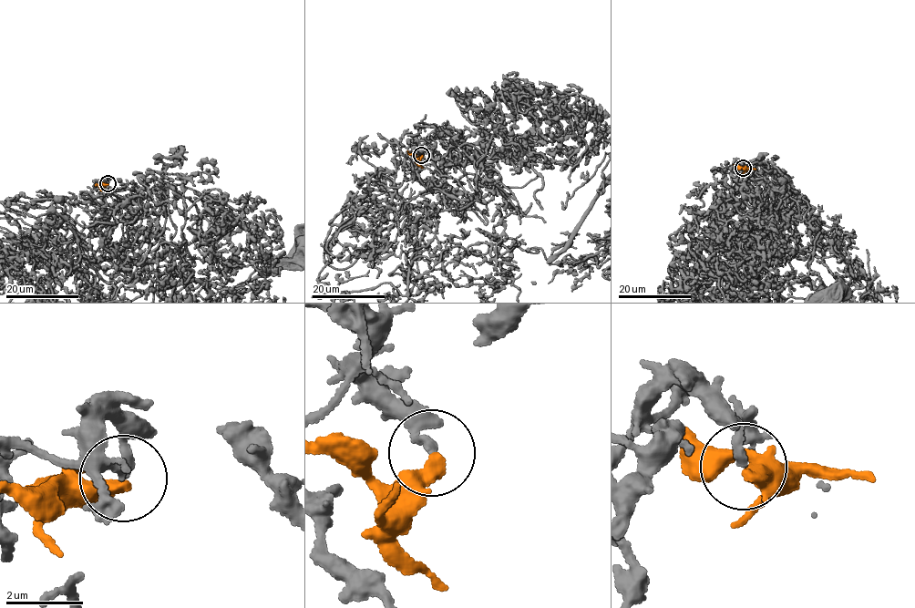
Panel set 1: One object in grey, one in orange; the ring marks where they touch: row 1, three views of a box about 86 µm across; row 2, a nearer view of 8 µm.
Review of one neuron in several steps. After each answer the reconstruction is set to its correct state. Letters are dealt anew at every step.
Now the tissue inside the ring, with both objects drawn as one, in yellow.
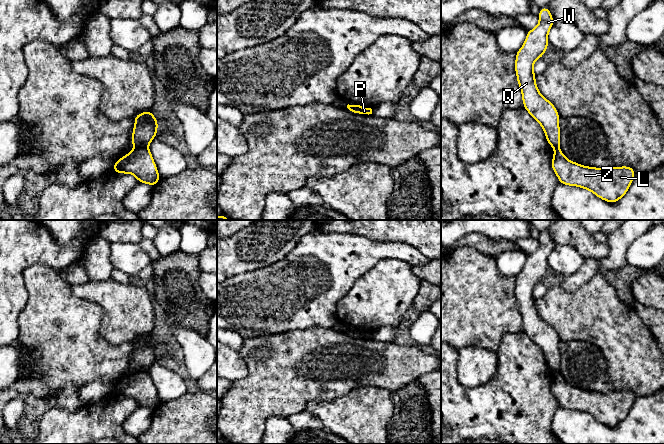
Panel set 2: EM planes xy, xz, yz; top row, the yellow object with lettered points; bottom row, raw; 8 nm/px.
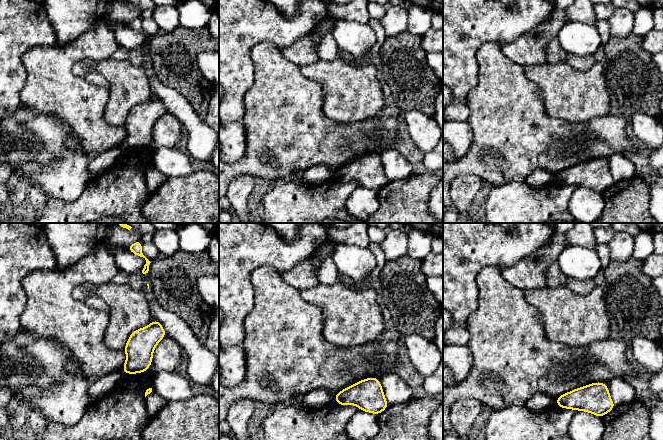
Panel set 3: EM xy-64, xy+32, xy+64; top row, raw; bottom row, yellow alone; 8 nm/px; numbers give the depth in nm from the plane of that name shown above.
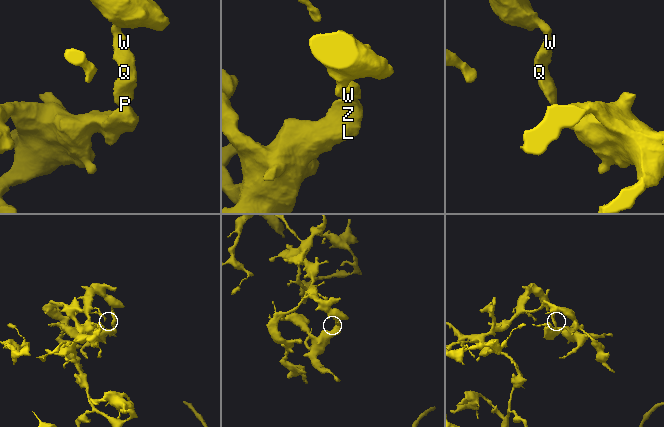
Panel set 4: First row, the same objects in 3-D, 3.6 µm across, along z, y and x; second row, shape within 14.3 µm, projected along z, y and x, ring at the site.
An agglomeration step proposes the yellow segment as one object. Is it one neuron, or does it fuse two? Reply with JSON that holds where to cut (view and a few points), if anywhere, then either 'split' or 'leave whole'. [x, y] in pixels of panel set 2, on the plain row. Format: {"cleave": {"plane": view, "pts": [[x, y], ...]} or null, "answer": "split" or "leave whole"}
{"cleave": {"plane": "xy", "pts": [[136, 370], [147, 371]]}, "answer": "split"}

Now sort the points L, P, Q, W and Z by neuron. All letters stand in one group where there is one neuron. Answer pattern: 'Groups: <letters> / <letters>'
Groups: L Z / P Q W

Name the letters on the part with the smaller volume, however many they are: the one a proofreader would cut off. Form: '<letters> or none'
L, Z

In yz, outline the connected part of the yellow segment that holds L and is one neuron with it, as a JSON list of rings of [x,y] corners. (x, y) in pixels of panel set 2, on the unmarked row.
[[[559,371],[554,372],[551,391],[560,408],[587,413],[611,428],[628,416],[636,398],[630,390],[601,393],[578,388],[567,383]]]

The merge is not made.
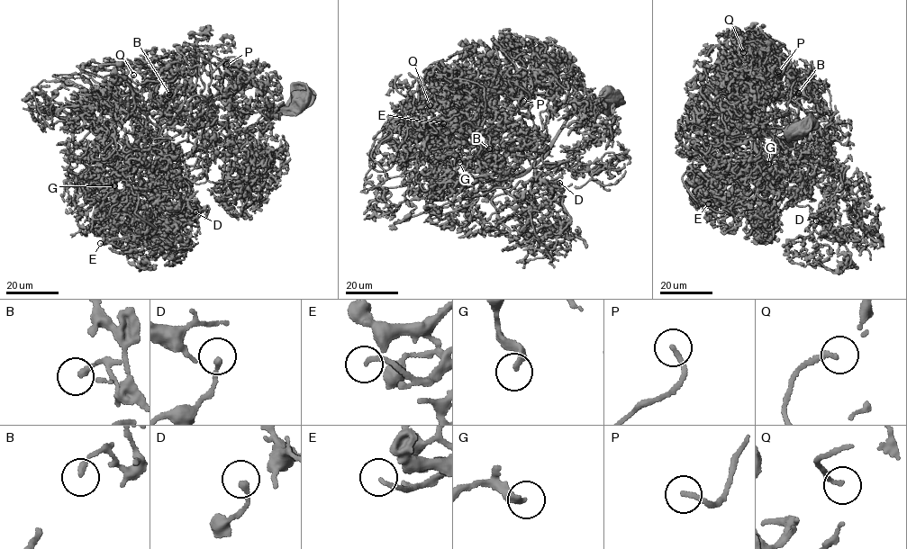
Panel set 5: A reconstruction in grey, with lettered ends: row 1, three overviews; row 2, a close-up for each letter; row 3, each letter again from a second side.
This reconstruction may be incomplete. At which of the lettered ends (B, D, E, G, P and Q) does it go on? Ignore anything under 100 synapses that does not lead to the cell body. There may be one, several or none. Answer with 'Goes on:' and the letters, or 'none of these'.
Goes on: P, Q

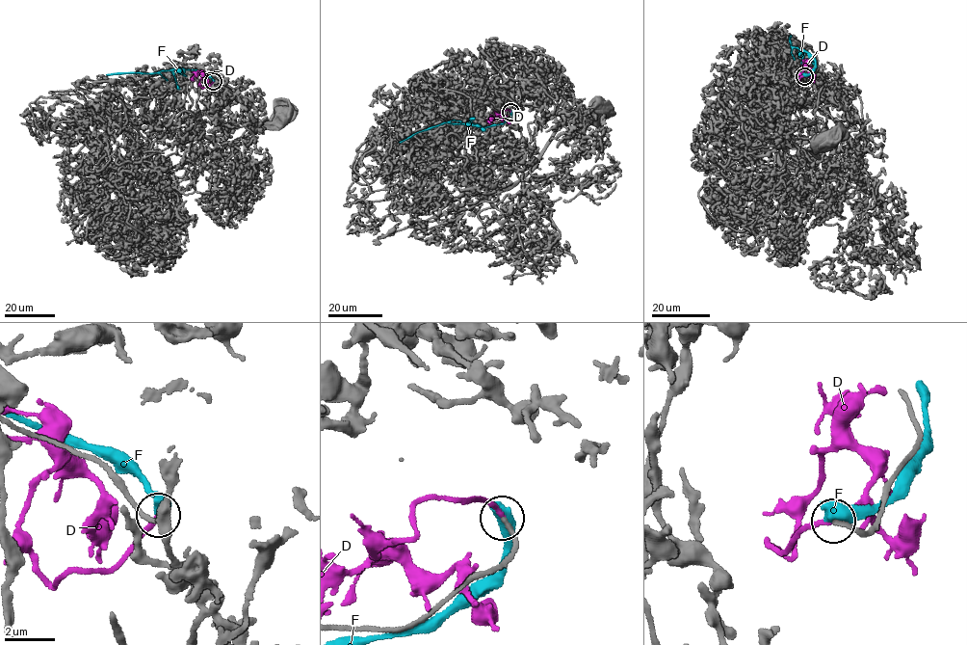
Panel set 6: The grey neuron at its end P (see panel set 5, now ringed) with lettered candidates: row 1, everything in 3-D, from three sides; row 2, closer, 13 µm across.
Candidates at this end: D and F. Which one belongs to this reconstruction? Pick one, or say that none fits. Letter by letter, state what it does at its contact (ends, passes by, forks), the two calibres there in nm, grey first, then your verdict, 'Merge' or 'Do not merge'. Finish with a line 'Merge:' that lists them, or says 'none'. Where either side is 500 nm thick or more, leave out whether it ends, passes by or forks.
D: It ends there. Thickness 170 nm (grey) against 170 nm. Merge
F: Thickness 200 nm (grey) against 650 nm. Do not merge
Merge: D

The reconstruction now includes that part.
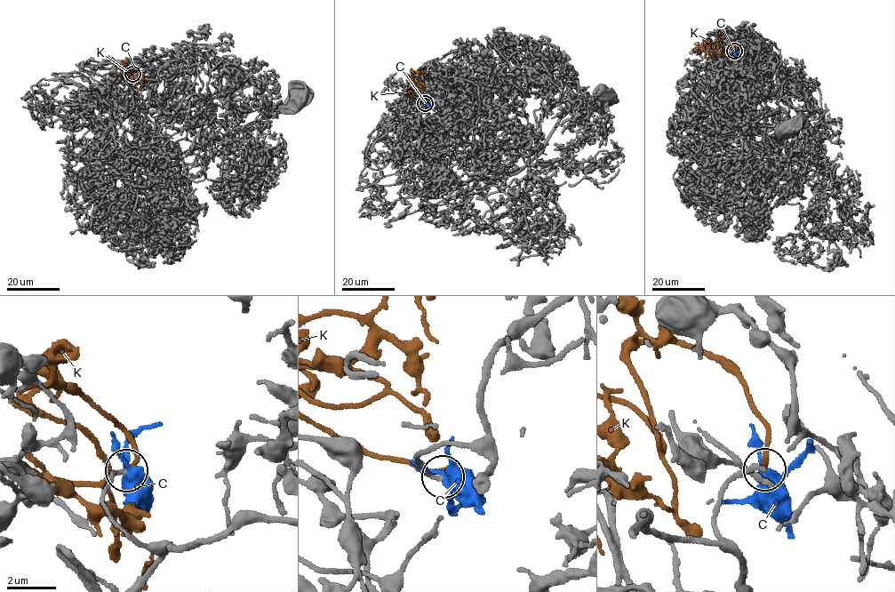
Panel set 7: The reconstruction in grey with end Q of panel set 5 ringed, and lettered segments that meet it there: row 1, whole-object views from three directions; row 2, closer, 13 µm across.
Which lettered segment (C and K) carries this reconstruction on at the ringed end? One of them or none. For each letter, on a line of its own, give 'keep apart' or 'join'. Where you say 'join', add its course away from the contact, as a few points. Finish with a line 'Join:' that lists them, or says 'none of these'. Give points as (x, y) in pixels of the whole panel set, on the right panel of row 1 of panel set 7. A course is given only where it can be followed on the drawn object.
C: keep apart
K: join; it runs (733, 51), (731, 41), (720, 37), (723, 55), (705, 47), (701, 51), (702, 48), (707, 60)
Join: K

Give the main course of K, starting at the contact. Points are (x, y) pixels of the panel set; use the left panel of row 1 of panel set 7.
K: (132, 74), (128, 66), (121, 66), (129, 71), (131, 81), (140, 76), (141, 86)

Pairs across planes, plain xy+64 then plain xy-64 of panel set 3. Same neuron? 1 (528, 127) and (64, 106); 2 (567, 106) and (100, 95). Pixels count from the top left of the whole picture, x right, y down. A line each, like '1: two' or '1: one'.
1: one
2: two

